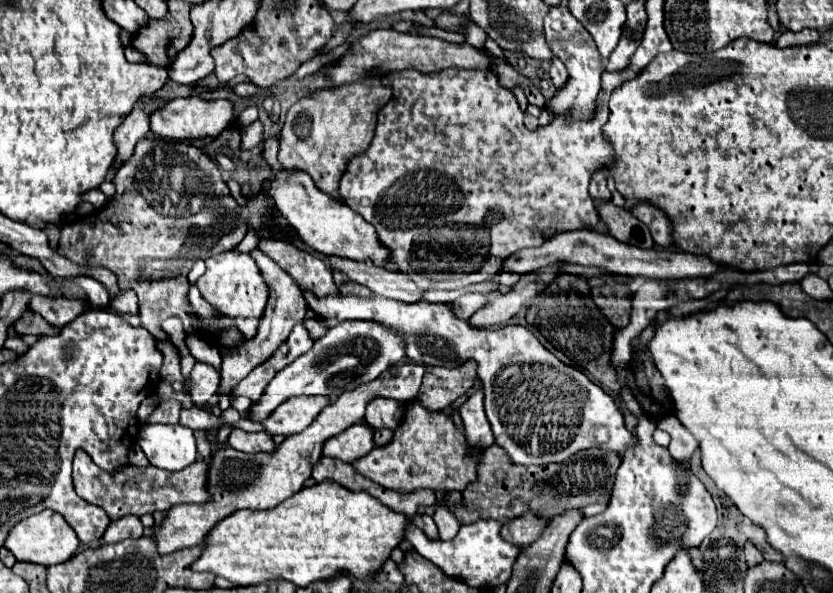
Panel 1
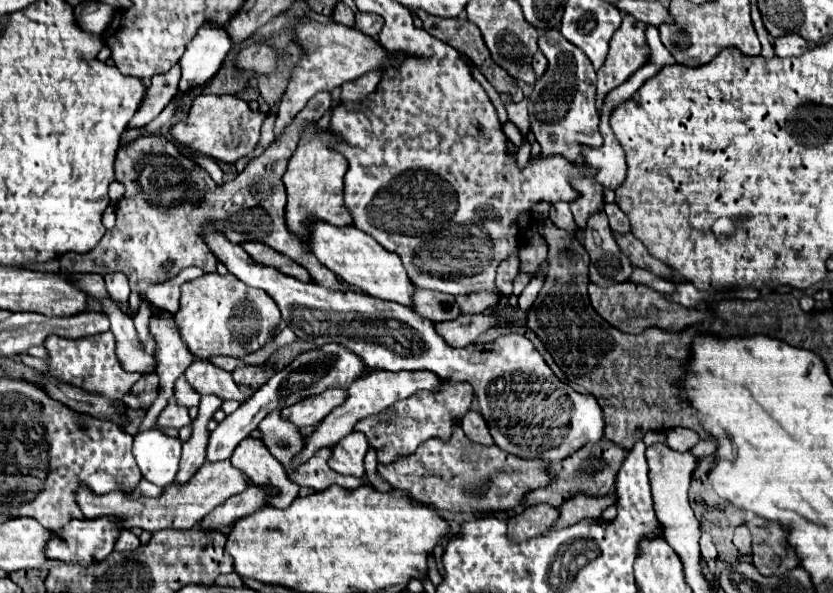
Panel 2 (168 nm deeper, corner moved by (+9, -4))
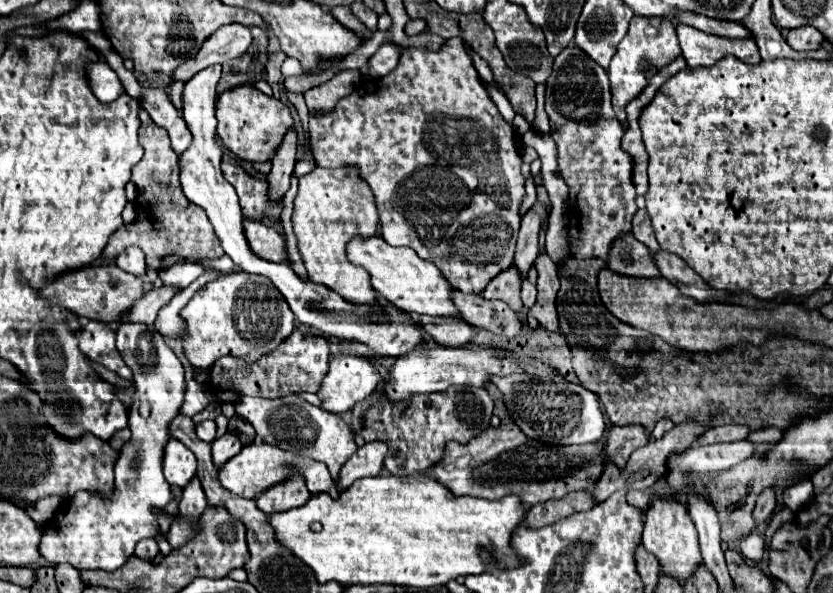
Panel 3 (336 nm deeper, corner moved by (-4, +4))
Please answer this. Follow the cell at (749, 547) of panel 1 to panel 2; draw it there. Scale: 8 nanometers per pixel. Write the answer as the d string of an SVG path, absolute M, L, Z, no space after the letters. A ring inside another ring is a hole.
M740 525L738 529L736 529L736 533L734 533L734 545L736 545L736 549L740 551L740 555L748 555L750 551L752 551L752 547L750 547L750 531L746 529L746 525Z

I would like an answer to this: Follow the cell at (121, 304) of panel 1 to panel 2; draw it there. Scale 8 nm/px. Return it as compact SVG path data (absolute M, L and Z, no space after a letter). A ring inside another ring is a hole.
M110 273L104 275L106 281L106 289L110 293L110 297L118 303L126 303L128 295L130 295L130 287L128 287L128 279L124 273Z

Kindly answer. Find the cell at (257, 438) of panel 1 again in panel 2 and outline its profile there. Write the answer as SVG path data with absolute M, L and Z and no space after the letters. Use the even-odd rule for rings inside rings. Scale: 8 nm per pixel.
M246 437L244 441L240 441L230 457L230 463L240 469L252 483L274 485L280 489L280 495L274 497L270 505L286 507L298 497L300 487L292 479L288 479L282 463L268 451L268 447L260 439Z

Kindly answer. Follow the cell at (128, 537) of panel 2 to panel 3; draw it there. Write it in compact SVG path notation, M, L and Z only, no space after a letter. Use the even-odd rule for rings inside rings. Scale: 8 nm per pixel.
M143 539L143 541L139 541L139 545L135 549L135 555L143 561L153 561L157 553L159 553L159 547L157 547L155 539Z

